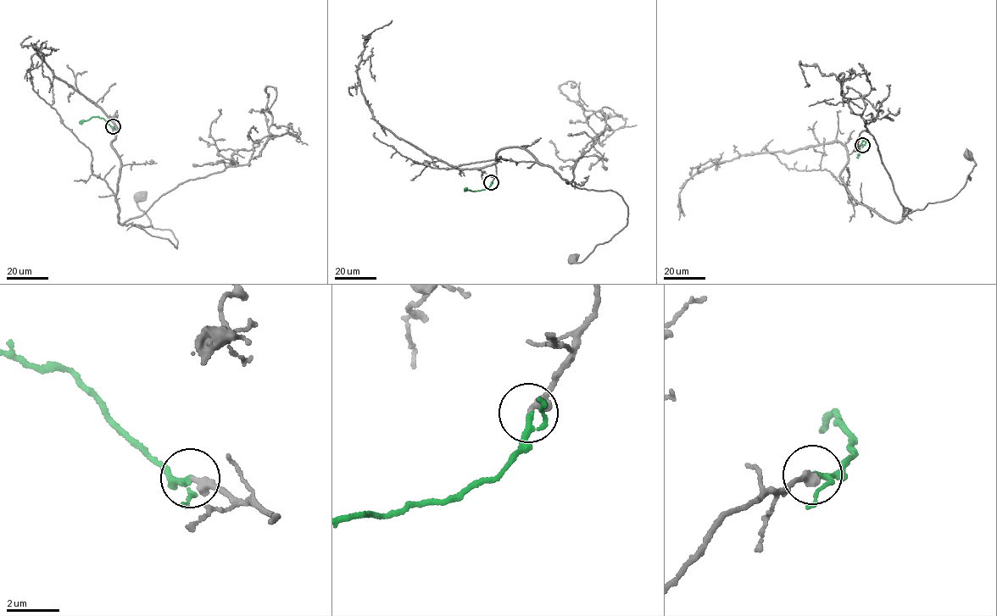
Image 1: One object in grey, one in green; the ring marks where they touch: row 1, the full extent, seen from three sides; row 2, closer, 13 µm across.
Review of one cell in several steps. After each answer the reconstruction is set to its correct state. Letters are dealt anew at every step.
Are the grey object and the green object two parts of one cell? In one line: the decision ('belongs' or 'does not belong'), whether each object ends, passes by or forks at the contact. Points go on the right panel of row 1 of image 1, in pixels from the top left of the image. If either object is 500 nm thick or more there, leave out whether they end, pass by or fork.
belongs; grey ends there; green passes by

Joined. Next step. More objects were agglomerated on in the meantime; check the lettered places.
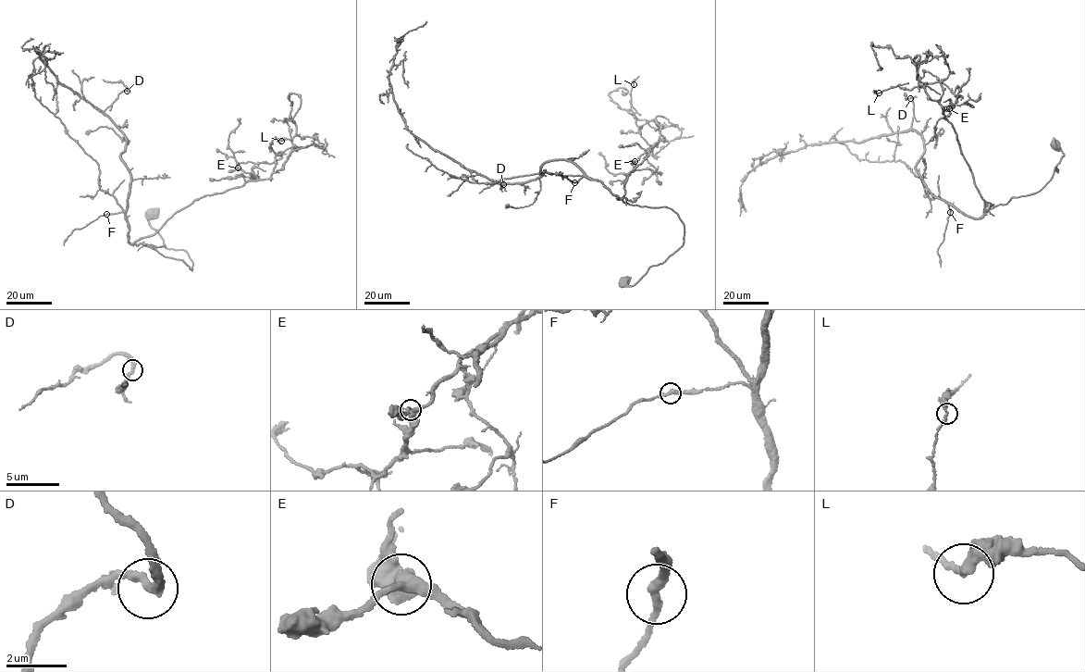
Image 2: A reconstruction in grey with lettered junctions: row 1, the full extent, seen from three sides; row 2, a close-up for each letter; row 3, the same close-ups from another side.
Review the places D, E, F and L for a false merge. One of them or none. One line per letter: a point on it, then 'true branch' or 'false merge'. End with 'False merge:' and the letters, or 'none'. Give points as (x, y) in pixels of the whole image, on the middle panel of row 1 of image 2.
D: place (503, 184); true branch
E: place (634, 161); true branch
F: place (574, 182); true branch
L: place (634, 84); true branch
False merge: none

